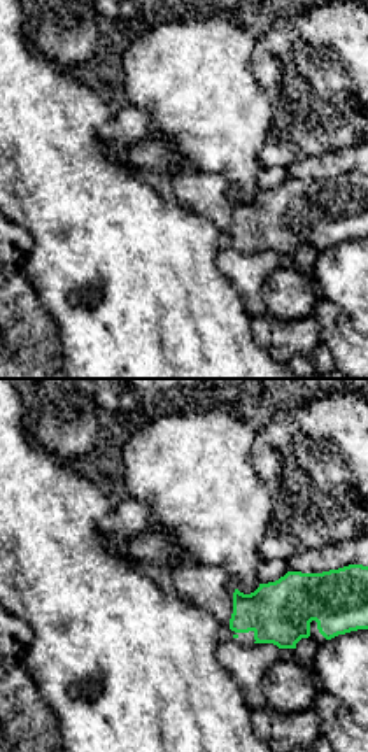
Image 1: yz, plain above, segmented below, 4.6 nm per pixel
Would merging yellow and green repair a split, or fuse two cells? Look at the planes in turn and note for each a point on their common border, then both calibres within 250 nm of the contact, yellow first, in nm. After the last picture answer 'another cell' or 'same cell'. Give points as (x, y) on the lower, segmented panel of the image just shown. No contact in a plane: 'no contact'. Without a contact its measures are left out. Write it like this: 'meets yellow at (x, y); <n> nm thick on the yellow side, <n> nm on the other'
no contact

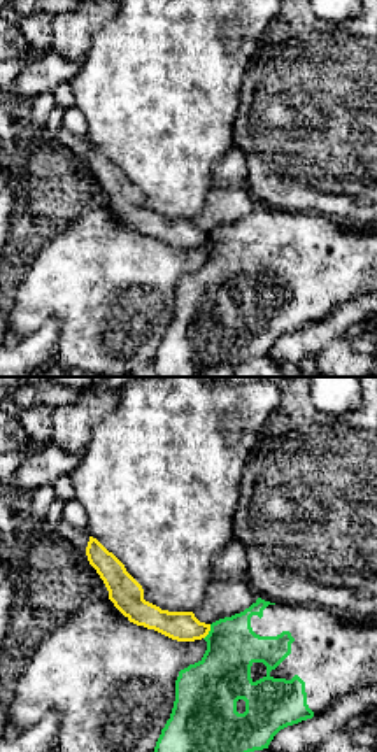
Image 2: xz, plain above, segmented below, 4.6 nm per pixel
meets yellow at (209, 630); 140 nm thick on the yellow side, 260 nm on the other

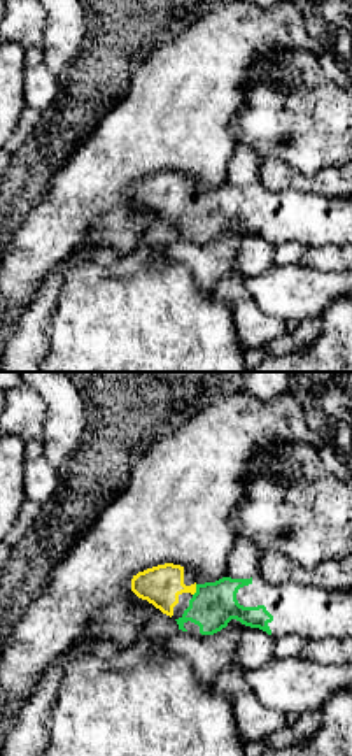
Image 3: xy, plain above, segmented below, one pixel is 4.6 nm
meets yellow at (195, 590); 180 nm thick on the yellow side, 200 nm on the other

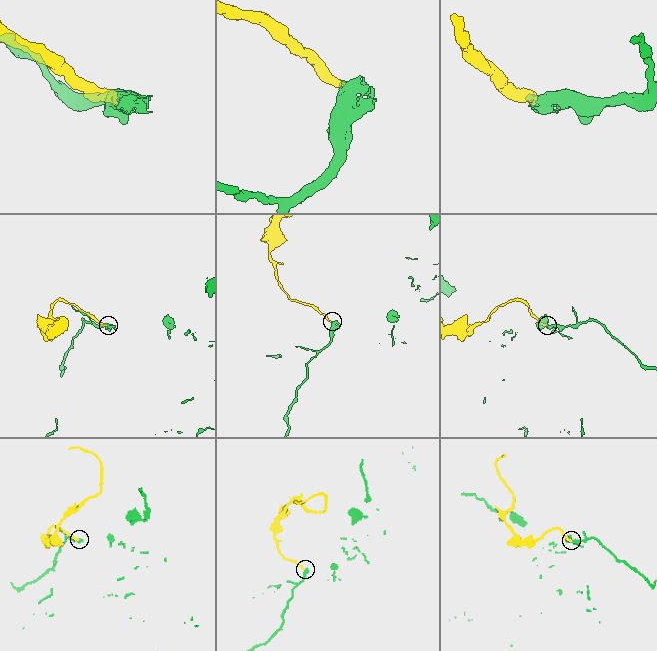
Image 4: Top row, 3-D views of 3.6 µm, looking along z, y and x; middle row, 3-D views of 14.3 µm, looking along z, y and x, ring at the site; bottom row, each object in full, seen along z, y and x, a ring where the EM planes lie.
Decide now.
same cell

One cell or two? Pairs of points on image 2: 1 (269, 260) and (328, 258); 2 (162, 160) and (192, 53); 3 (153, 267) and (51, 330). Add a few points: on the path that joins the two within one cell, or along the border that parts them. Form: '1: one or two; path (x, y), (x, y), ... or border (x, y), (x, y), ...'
1: one; path (283, 260), (314, 260)
2: one; path (172, 134), (174, 79)
3: two; border (60, 325), (48, 321), (21, 339)

